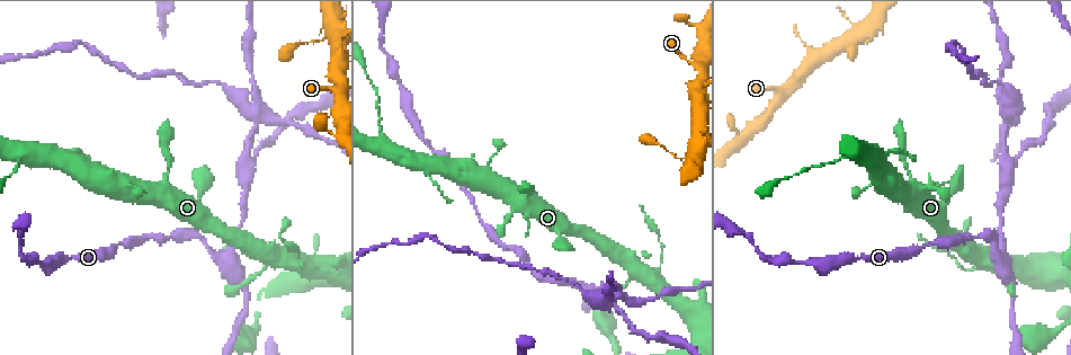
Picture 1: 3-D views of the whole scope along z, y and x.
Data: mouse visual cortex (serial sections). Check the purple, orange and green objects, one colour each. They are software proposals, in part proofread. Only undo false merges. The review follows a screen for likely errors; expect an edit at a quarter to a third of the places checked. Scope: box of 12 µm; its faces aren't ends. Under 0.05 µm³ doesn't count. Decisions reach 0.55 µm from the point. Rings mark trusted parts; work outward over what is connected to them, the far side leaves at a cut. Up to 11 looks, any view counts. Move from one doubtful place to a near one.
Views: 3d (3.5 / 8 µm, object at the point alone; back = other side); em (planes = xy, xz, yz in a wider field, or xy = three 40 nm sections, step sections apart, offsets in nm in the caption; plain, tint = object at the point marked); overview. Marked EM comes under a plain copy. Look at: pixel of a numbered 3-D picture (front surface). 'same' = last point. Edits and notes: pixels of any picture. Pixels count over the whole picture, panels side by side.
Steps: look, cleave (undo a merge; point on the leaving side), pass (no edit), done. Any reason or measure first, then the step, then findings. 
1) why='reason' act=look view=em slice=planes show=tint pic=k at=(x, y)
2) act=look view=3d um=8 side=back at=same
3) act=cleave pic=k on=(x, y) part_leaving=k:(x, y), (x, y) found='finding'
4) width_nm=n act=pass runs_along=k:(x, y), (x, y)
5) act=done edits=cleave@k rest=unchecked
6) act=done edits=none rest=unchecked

why='abrupt turn' act=look view=3d um=8 side=back pic=1 at=(913, 180)

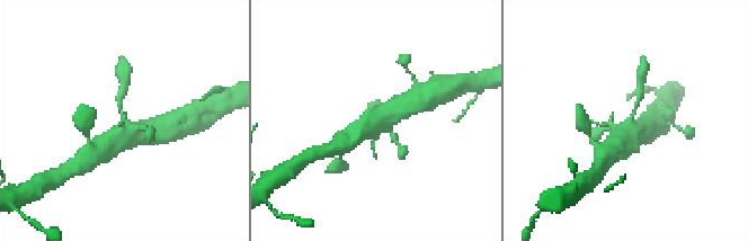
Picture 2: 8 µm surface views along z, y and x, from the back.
why='now the EM' act=look view=em slice=xy step=3 show=tint pic=2 at=(627, 123)

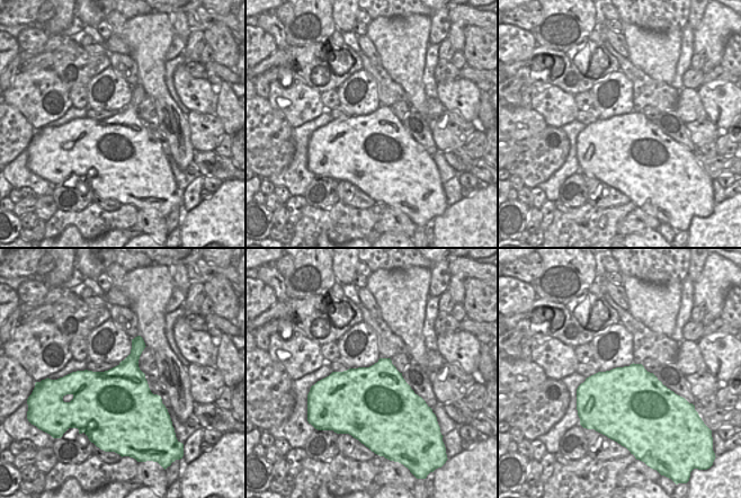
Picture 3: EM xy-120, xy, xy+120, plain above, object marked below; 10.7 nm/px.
width_nm=700 act=pass runs_along=2:(353, 136), (393, 107), (407, 105) found='all the same cell'

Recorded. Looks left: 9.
act=look view=3d um=8 pic=1 at=(228, 264)

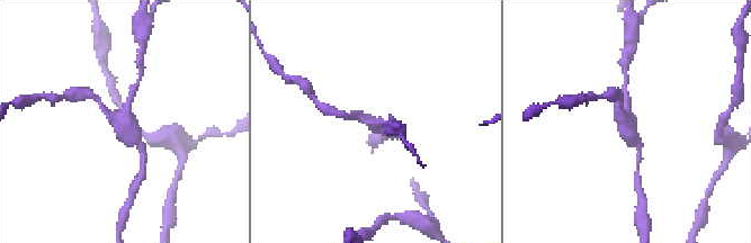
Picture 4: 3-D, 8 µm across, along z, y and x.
why='closer look' act=look view=3d um=3.5 pic=4 at=(626, 127)

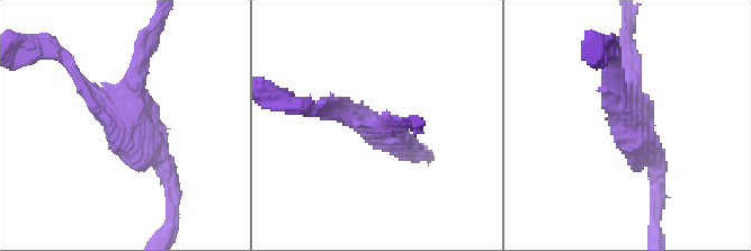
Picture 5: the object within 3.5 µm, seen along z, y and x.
arms=3 arm_widths_nm=150,250,300 act=look view=em slice=xy step=3 show=tint pic=5 at=(121, 121)

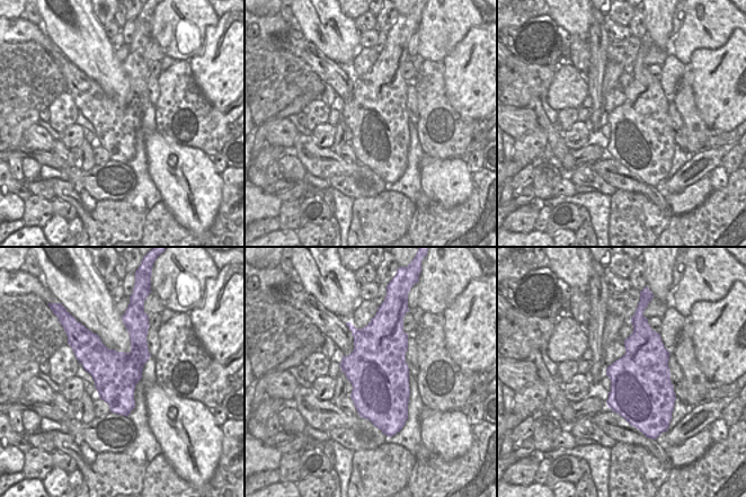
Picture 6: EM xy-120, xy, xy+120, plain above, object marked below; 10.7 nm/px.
act=pass found='one cell here'

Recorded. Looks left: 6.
act=look view=3d um=8 pic=1 at=(974, 268)

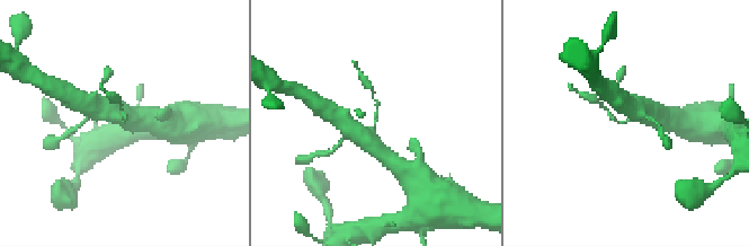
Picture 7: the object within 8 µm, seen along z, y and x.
act=look view=3d um=3.5 pic=7 at=(375, 121)

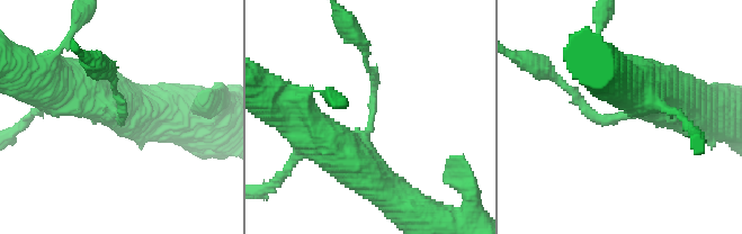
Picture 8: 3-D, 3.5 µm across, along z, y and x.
arm_widths_nm=150,600 why='need the tissue' act=look view=em slice=xy step=2 show=tint pic=8 at=(373, 112)

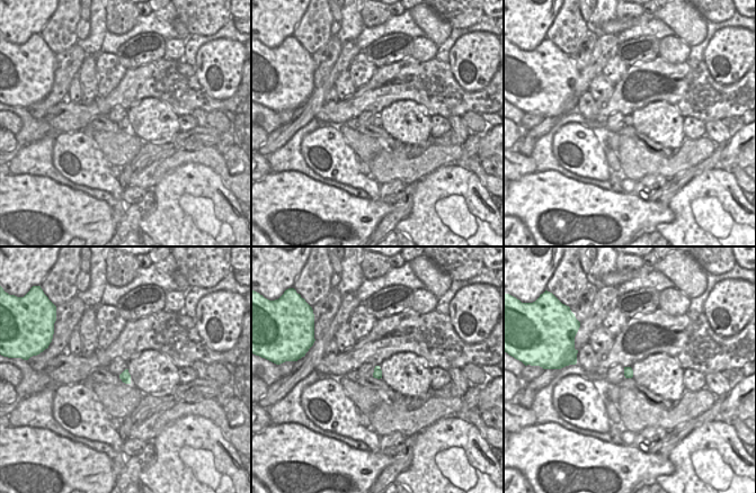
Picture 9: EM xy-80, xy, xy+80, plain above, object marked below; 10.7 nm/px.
act=pass runs_along=8:(654, 89), (651, 109), (597, 119), (562, 82) found='one cell here'

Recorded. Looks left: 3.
why='thin arm on a thick one' act=look view=3d um=3.5 pic=1 at=(617, 294)

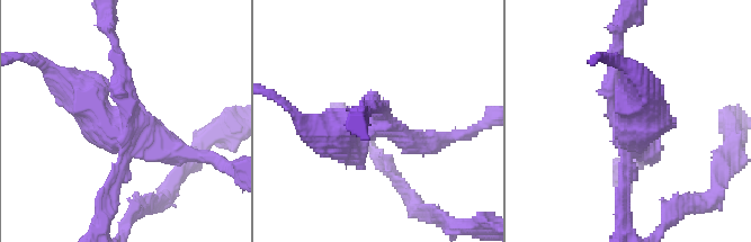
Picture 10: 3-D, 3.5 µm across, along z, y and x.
why='shape alone is not enough' act=look view=em slice=xy step=2 show=tint pic=10 at=(629, 135)

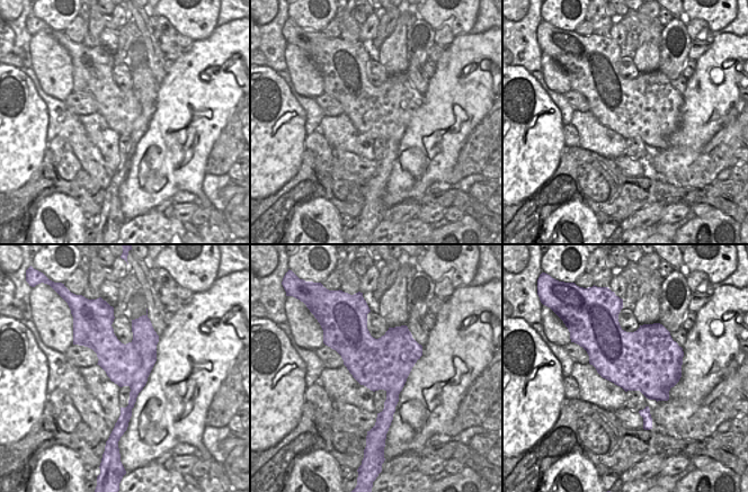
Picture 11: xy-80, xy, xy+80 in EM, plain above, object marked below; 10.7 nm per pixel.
arm_widths_nm=150,250,300,500 act=cleave pic=10 on=(82, 89) part_leaving=10:(104, 123), (52, 70), (30, 60) found='a second cell is stuck on'

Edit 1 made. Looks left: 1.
act=done edits=cleave@10 rest=unchecked

